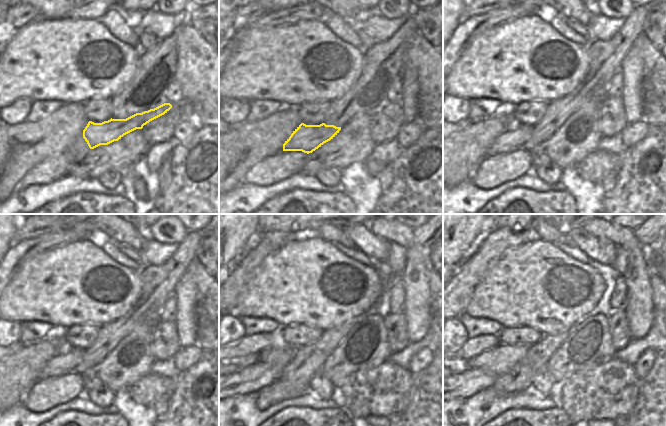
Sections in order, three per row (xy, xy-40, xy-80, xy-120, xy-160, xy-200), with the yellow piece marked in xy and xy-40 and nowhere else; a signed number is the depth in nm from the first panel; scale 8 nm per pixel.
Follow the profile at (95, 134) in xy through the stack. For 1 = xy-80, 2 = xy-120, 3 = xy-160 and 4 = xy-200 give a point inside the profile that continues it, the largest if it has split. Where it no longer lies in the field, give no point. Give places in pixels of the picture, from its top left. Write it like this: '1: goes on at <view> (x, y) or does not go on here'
1: goes on at xy-80 (517, 137)
2: goes on at xy-120 (63, 363)
3: goes on at xy-160 (251, 379)
4: goes on at xy-200 (465, 384)

